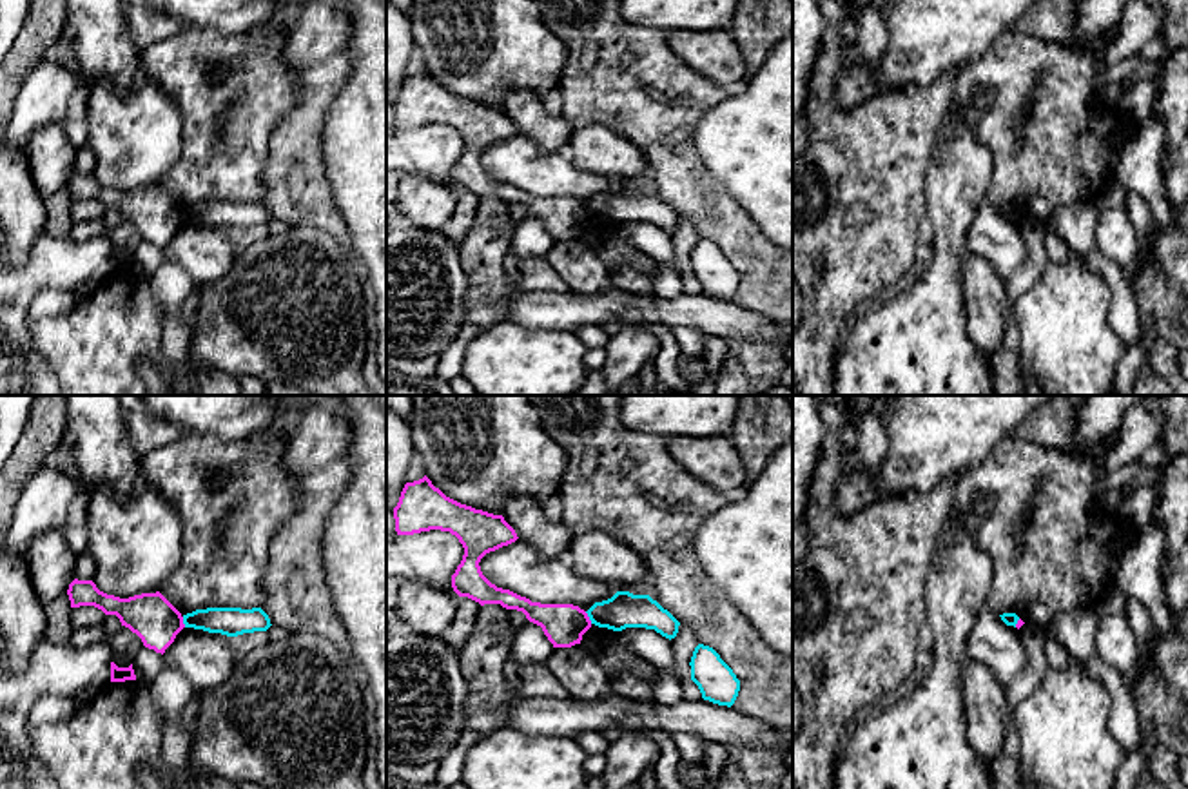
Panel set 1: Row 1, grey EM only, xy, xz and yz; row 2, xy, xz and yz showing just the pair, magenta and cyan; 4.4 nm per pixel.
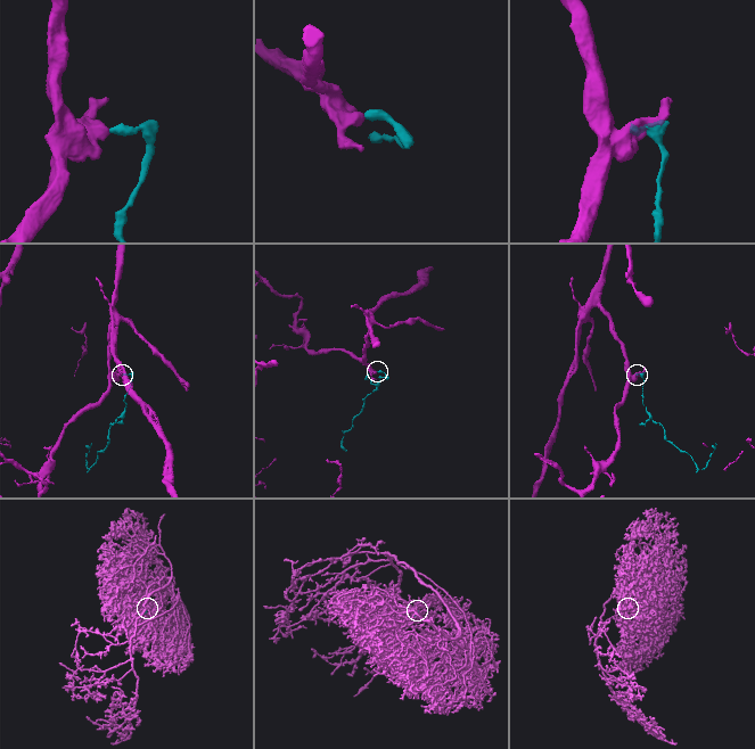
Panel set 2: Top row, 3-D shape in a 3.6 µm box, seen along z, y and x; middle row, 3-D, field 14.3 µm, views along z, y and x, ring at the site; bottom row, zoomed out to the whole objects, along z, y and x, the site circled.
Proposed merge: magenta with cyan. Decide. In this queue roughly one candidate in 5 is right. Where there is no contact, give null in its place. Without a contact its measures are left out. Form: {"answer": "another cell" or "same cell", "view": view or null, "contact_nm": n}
{"answer": "another cell", "view": "xz", "contact_nm": 70}

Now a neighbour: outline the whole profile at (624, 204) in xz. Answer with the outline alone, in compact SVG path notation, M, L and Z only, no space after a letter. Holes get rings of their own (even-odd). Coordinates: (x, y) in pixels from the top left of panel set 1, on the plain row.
M617 185L611 192L595 196L588 205L591 218L622 225L626 221L655 223L666 232L675 232L680 216L649 189Z

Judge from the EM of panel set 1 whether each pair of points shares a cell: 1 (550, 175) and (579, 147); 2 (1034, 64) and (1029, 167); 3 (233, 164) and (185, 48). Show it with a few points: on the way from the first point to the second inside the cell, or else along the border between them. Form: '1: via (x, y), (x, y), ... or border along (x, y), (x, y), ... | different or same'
1: border along (564, 151), (577, 167), (606, 176) | different
2: via (1047, 84), (1047, 140) | same
3: via (213, 135), (211, 93), (200, 77) | same

